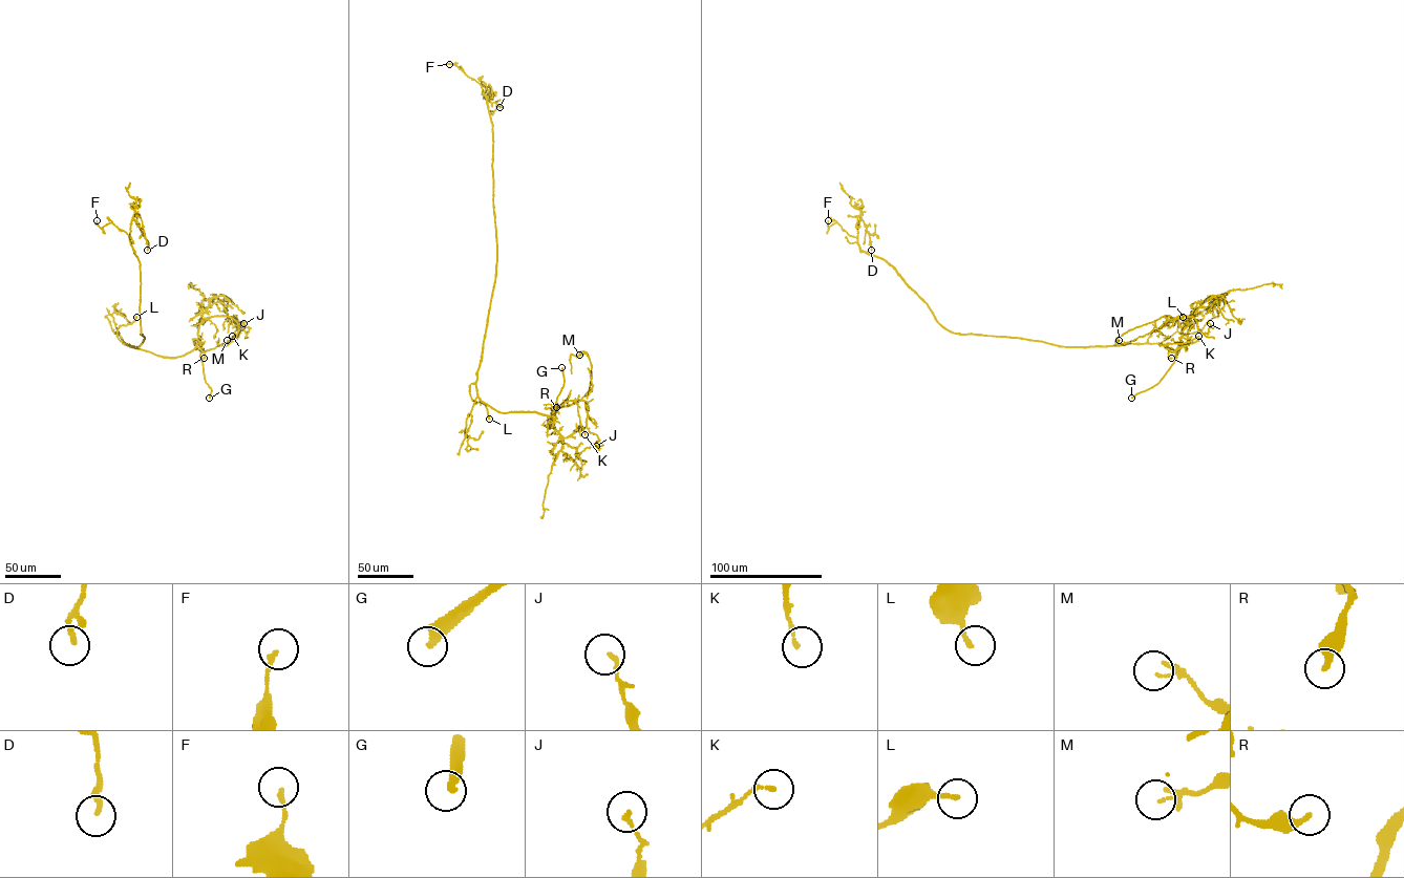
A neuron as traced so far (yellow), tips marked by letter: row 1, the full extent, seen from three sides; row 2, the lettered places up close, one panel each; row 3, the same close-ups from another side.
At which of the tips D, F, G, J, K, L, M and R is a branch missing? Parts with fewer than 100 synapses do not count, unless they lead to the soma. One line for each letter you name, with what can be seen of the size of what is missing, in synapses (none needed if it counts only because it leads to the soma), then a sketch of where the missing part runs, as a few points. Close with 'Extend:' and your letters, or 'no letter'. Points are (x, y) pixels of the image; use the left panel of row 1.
G: Course of what is missing: (209, 398), (208, 404), (215, 390)
Extend: G

